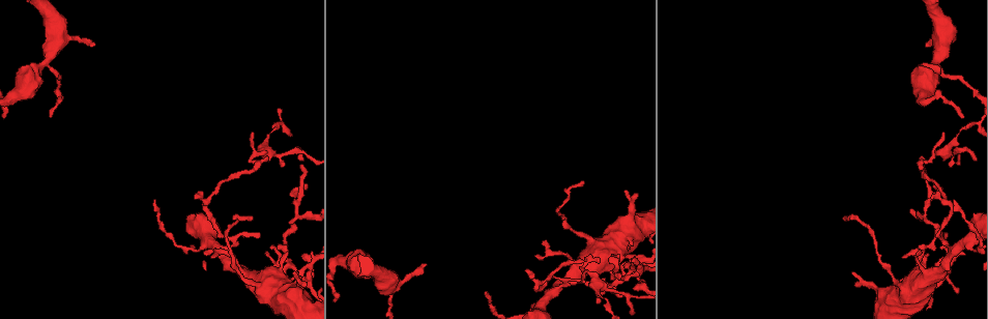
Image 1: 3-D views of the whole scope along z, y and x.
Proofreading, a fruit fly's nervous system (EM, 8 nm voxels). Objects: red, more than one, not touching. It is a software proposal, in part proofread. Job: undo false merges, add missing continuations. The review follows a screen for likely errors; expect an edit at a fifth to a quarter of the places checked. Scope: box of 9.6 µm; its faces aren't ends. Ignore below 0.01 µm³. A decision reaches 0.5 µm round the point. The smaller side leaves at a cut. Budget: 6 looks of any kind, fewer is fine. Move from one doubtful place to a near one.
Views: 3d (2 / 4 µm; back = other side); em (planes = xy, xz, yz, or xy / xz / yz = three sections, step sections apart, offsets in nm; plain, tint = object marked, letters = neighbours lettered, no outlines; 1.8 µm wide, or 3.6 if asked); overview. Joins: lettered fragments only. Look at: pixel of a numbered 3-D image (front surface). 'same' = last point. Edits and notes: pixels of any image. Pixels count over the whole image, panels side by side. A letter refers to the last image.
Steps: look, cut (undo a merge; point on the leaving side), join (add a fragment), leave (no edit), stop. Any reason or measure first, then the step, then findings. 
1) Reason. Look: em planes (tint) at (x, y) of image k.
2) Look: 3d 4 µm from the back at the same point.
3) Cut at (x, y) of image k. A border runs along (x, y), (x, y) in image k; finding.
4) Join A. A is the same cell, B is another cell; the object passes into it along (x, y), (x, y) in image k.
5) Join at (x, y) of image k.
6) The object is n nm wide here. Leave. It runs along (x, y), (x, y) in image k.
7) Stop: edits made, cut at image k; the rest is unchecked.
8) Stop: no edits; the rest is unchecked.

Thin neck. Look: 3d 2 µm from the back at (58, 41) of image 1.

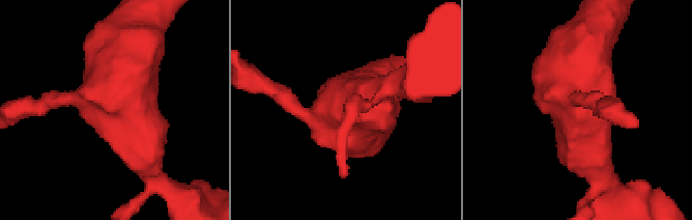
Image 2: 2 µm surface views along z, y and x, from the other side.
Look: em yz step 16 (plain) at (590, 111) of image 2.

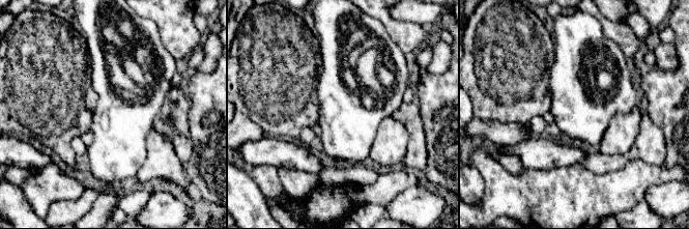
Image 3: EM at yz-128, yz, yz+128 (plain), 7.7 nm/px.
What lies round it. Look: em yz step 16 (letters) at the same point.

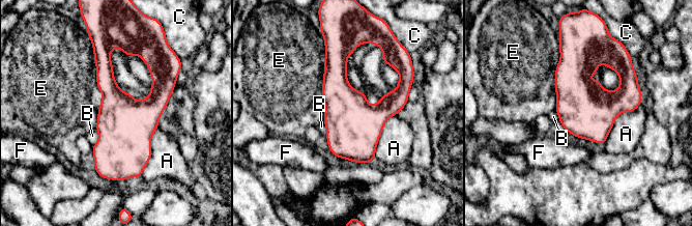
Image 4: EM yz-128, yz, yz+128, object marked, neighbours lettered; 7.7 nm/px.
The object is 400 nm wide here. Leave. A, B, C, E and F are other cells; a border runs along (95, 129), (97, 141), (92, 146) in image 4; one neuron here.

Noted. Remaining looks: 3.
Tapers out. Look: em yz step 4 (letters) at (525, 270) of image 1.

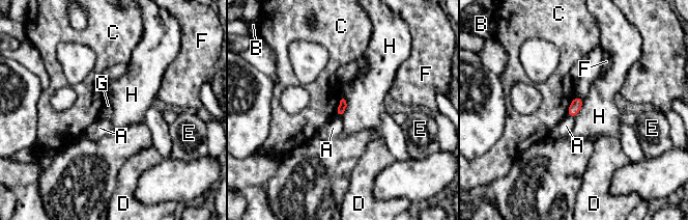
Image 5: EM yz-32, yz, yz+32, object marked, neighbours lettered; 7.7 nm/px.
Look: em planes (letters) at the same point.

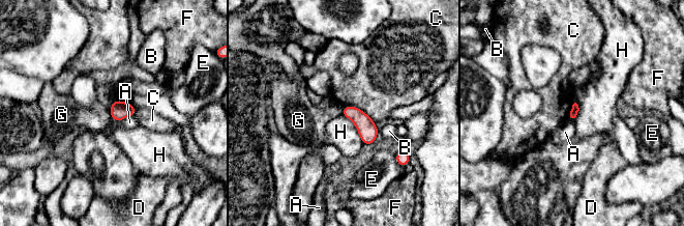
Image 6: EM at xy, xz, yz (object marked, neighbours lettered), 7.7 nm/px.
Leave. A, B, C, D, E, F, G and H are other cells; a border runs along (109, 109), (111, 118) in image 6; none of them fits.

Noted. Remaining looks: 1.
Stop: no edits; the rest is unchecked.

